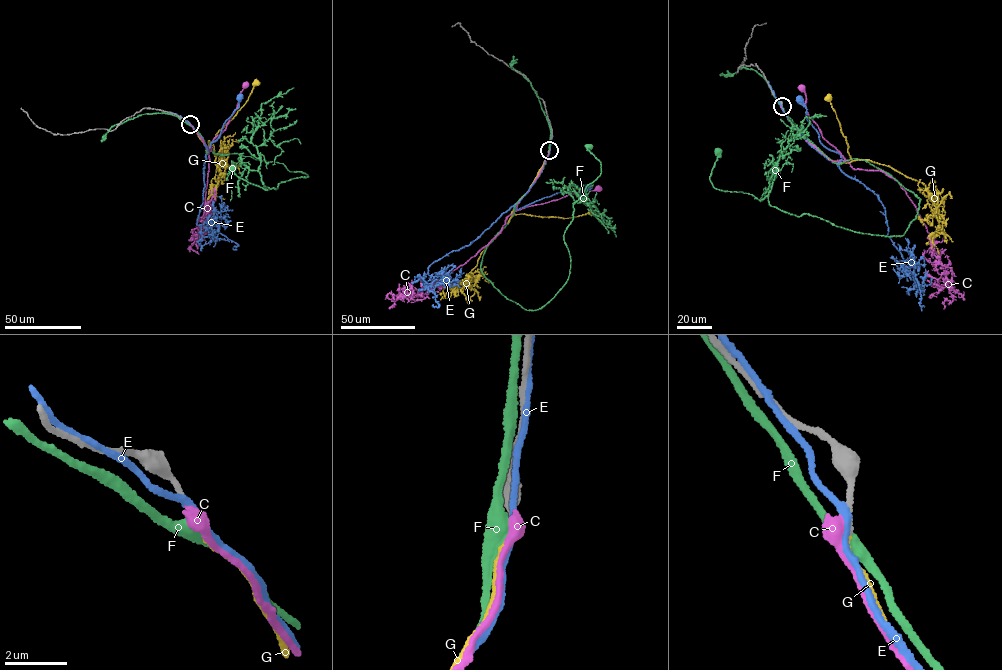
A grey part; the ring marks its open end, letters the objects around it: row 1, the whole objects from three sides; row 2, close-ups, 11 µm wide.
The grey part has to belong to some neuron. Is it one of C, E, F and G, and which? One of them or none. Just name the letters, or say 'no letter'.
G

